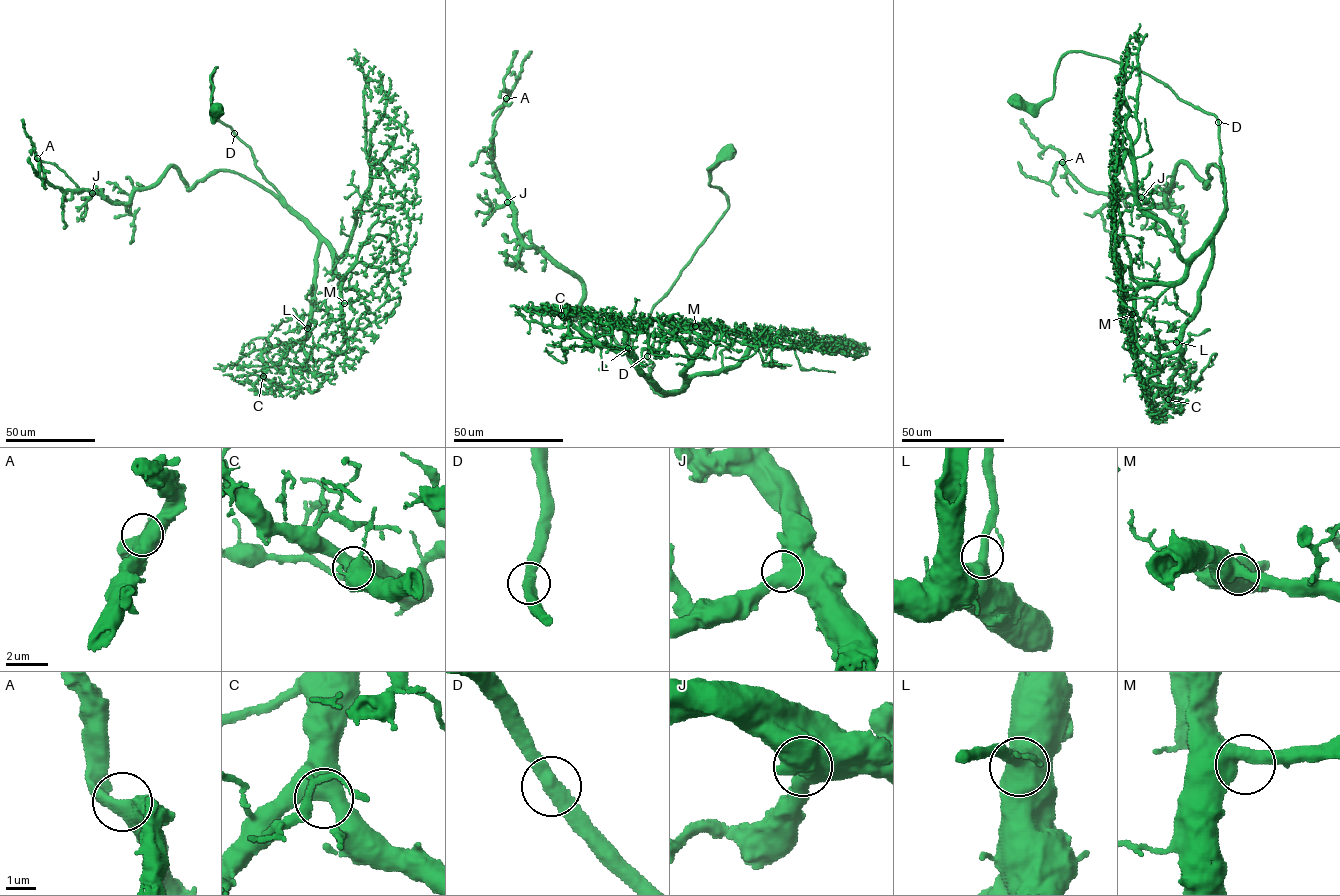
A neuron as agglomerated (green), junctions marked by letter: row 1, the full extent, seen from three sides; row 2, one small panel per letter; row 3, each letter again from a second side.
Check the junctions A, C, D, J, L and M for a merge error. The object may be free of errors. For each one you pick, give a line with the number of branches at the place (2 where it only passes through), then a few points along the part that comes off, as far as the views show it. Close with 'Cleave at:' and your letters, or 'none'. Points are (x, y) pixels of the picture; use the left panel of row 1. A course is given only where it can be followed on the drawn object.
Cleave at: none

